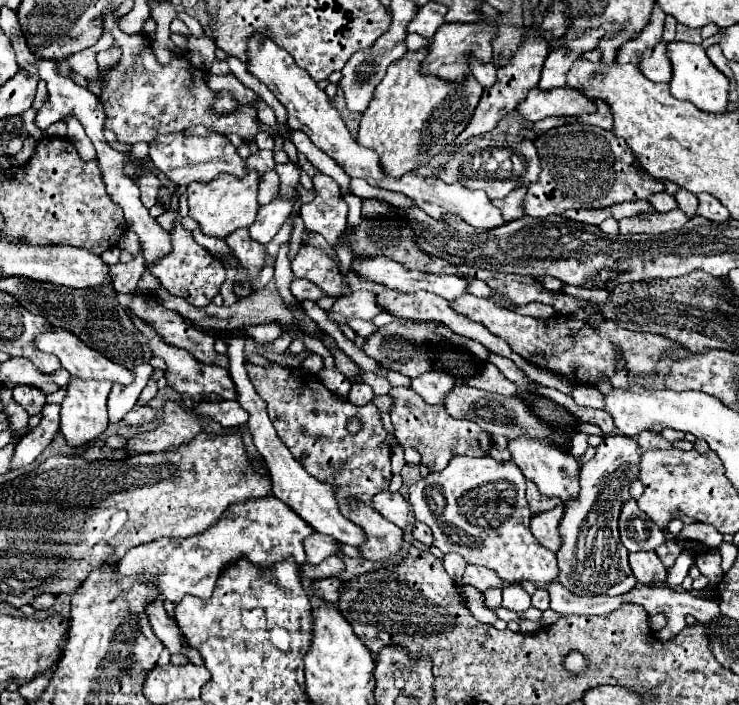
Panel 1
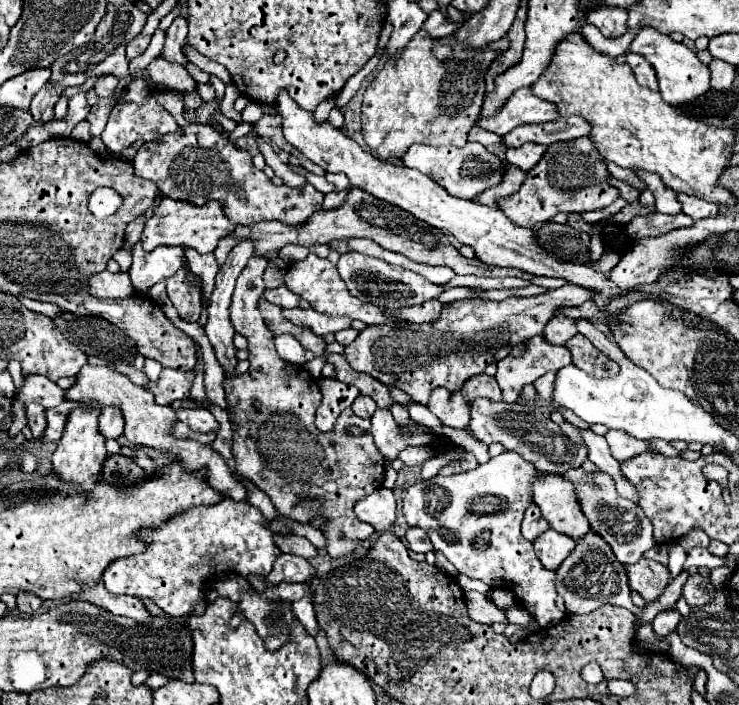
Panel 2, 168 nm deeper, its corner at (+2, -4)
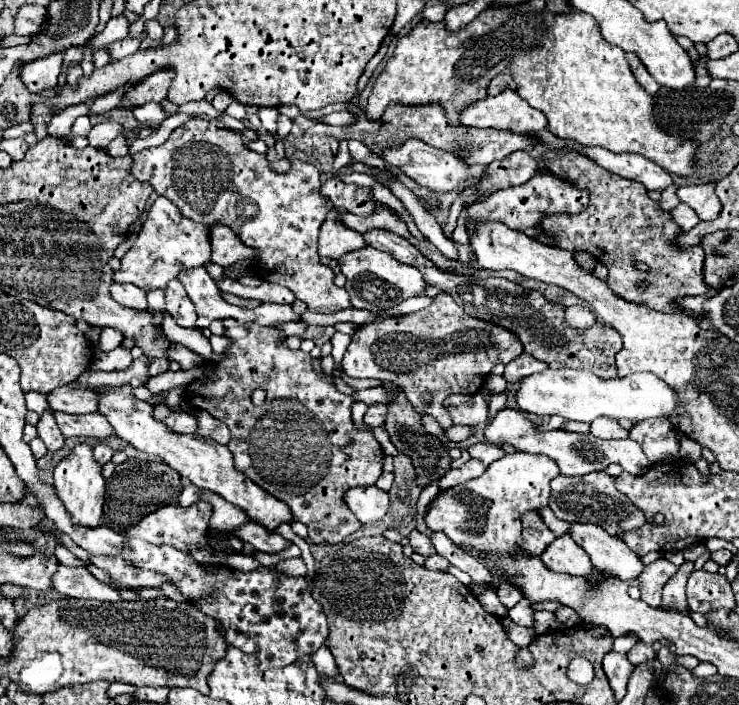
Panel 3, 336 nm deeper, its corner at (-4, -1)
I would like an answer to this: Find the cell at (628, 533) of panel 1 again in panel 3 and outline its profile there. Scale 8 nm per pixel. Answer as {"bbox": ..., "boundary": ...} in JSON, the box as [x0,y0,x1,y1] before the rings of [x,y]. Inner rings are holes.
{"bbox":[550,472,646,536],"boundary":[[[592,472],[584,476],[556,476],[550,484],[550,510],[554,512],[556,518],[566,520],[566,522],[580,522],[580,524],[598,524],[612,536],[624,530],[638,528],[646,524],[644,514],[628,500],[624,494],[620,494],[614,486],[614,478],[606,472]]]}

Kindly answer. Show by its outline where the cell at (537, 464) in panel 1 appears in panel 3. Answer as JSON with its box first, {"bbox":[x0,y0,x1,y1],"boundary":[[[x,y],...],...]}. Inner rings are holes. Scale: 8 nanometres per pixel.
{"bbox":[570,524,644,580],"boundary":[[[572,524],[570,536],[578,546],[586,550],[594,568],[600,574],[618,580],[636,580],[642,574],[644,564],[626,542],[616,536],[610,536],[602,526],[596,524]]]}

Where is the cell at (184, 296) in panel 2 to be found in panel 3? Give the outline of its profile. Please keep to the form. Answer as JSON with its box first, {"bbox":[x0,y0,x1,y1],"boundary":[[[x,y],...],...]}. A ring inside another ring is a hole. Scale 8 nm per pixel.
{"bbox":[164,280,196,328],"boundary":[[[172,280],[166,286],[164,294],[166,294],[166,312],[176,320],[178,326],[192,328],[196,322],[196,312],[184,286],[178,280]]]}

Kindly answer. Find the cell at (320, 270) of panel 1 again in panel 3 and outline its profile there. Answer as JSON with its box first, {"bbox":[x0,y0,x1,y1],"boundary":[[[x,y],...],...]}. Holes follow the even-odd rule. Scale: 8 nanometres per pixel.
{"bbox":[132,118,350,314],"boundary":[[[192,118],[186,124],[178,126],[166,144],[142,150],[132,156],[132,176],[152,184],[158,196],[166,196],[182,216],[202,222],[202,224],[226,224],[234,234],[250,248],[258,252],[256,256],[256,274],[266,280],[280,284],[294,292],[298,300],[302,300],[310,312],[332,314],[350,306],[350,296],[344,288],[334,286],[334,272],[328,266],[320,264],[318,258],[318,235],[326,214],[332,210],[328,198],[320,196],[320,172],[316,166],[302,162],[298,158],[290,160],[288,172],[274,172],[266,154],[252,152],[244,146],[240,134],[218,128],[212,124],[214,120]]]}

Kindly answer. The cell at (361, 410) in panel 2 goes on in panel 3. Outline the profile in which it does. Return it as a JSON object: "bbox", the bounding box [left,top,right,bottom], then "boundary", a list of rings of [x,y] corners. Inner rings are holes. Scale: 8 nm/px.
{"bbox":[364,404,386,428],"boundary":[[[374,404],[368,408],[366,416],[364,416],[364,424],[368,428],[376,428],[382,426],[386,422],[386,406],[384,404]]]}

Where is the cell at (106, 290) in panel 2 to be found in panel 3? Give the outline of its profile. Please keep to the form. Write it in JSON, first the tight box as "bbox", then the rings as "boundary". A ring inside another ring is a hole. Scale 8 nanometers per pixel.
{"bbox":[110,284,148,310],"boundary":[[[112,284],[110,286],[110,294],[114,300],[118,300],[122,306],[132,308],[132,310],[148,310],[148,300],[146,300],[146,292],[140,290],[138,286],[132,284]]]}

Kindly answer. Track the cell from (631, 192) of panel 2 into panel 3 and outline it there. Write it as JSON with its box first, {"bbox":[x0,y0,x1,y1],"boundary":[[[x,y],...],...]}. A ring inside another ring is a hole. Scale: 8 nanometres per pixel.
{"bbox":[538,152,718,312],"boundary":[[[546,152],[538,172],[550,172],[562,180],[588,190],[590,204],[580,214],[552,214],[540,220],[540,226],[550,234],[554,230],[558,248],[570,252],[590,252],[598,262],[608,268],[608,286],[614,294],[626,298],[628,302],[646,304],[660,312],[678,312],[674,306],[676,298],[698,296],[698,294],[716,294],[718,290],[710,288],[702,280],[702,262],[704,250],[696,246],[694,250],[674,250],[674,238],[682,234],[670,212],[660,210],[658,202],[650,200],[646,188],[634,180],[620,178],[590,162],[576,152]],[[634,262],[644,262],[648,272],[634,268]],[[646,280],[648,286],[640,288],[638,282]]]}

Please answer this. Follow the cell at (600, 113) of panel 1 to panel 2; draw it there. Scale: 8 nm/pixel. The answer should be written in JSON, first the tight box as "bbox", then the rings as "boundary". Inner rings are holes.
{"bbox":[504,117,592,147],"boundary":[[[560,117],[556,121],[544,123],[544,125],[520,125],[508,135],[504,135],[506,147],[520,147],[528,141],[550,145],[554,141],[568,141],[576,137],[584,137],[592,131],[592,125],[584,121],[584,117]]]}

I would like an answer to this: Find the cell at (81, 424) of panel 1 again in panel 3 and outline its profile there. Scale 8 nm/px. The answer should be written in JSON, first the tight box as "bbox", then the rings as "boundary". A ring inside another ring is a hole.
{"bbox":[54,444,104,528],"boundary":[[[78,444],[70,456],[66,456],[54,470],[54,488],[62,500],[66,512],[70,514],[74,526],[94,528],[100,526],[102,504],[104,504],[104,478],[102,466],[92,458],[92,448],[88,444]]]}

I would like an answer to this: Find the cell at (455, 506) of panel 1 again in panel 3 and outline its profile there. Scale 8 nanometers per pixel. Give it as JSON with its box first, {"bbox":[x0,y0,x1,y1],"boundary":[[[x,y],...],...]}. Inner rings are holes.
{"bbox":[426,452,560,556],"boundary":[[[512,452],[492,462],[488,470],[466,484],[444,490],[426,514],[426,526],[436,532],[444,532],[454,544],[482,550],[492,556],[518,556],[520,540],[520,514],[548,506],[550,480],[560,474],[558,464],[548,456],[536,456],[526,452]]]}

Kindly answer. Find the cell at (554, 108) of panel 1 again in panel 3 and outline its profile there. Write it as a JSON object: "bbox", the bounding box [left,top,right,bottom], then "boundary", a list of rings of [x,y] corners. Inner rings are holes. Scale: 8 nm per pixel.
{"bbox":[460,90,548,132],"boundary":[[[504,90],[498,96],[486,96],[484,100],[472,102],[460,114],[462,126],[514,130],[514,132],[536,132],[548,126],[546,116],[540,110],[528,106],[514,90]]]}

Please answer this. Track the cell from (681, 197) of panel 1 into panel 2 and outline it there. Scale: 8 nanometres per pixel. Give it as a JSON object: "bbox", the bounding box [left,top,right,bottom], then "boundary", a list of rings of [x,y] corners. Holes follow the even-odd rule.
{"bbox":[636,171,682,215],"boundary":[[[636,171],[640,175],[642,181],[646,181],[648,189],[654,193],[656,197],[656,211],[660,213],[670,213],[670,215],[678,215],[682,211],[682,205],[678,201],[676,191],[672,191],[670,187],[666,187],[658,175],[654,173],[644,173],[644,171]]]}

